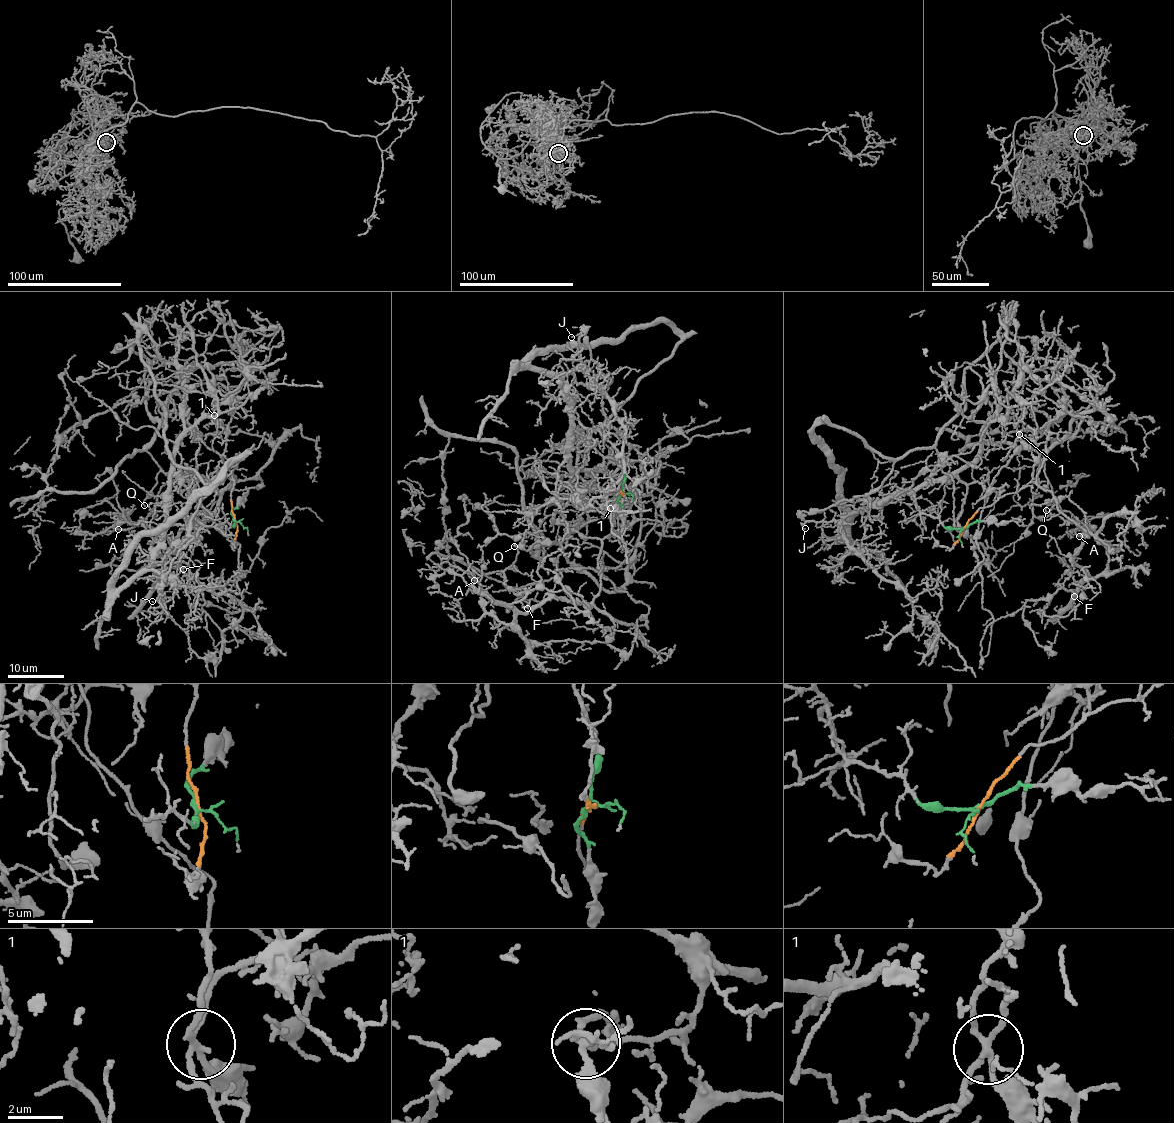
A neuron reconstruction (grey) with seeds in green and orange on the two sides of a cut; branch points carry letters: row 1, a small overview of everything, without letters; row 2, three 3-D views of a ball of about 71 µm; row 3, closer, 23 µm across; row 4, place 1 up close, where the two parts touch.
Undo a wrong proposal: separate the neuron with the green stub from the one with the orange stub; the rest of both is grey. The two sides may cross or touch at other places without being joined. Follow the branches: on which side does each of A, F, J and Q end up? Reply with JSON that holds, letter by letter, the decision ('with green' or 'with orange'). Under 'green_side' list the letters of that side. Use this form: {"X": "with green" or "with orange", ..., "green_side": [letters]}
{"A": "with orange", "F": "with orange", "J": "with green", "Q": "with orange", "green_side": ["J"]}

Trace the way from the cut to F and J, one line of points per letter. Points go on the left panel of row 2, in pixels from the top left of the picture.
F: (234, 520), (229, 495), (234, 470), (223, 456), (236, 479), (216, 511), (166, 561), (166, 568), (183, 568)
J: (234, 520), (232, 527), (225, 522), (205, 526), (193, 518), (169, 526), (151, 566), (165, 579), (152, 601)

